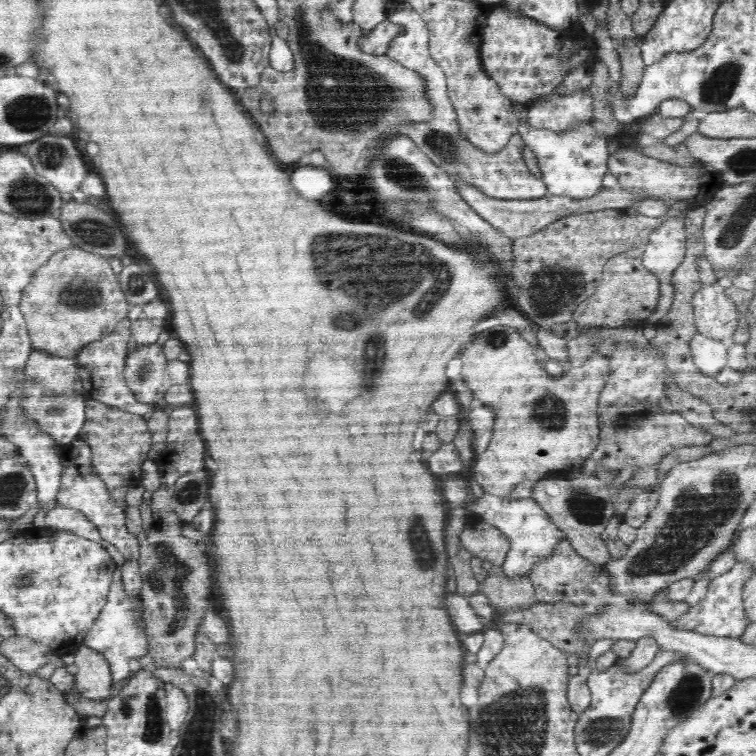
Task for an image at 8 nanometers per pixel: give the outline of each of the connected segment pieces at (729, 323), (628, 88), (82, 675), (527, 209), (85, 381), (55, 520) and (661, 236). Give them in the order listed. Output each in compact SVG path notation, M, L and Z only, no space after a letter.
M717 282L703 285L692 300L697 332L721 341L730 341L737 327L737 309Z
M632 41L615 45L621 64L620 94L622 97L631 97L640 86L645 68L640 47Z
M85 645L73 649L78 672L75 675L75 691L88 700L105 700L114 687L112 670L102 654Z
M455 182L456 188L460 197L464 202L477 212L484 220L487 220L492 226L498 228L503 234L514 241L516 238L531 236L540 230L544 230L550 223L555 223L556 220L568 215L577 215L592 211L606 210L606 209L626 209L630 208L636 202L648 200L650 197L642 197L634 195L627 191L615 189L602 188L596 196L592 198L576 199L568 196L545 195L541 198L531 200L501 200L484 195L479 188L466 182Z
M122 319L115 328L112 334L103 336L96 342L87 344L78 352L75 359L77 360L78 374L82 380L82 388L84 393L88 392L90 398L104 402L108 406L116 406L122 408L124 412L132 413L133 415L150 416L148 412L152 412L152 406L142 404L132 396L132 391L128 388L126 379L123 375L125 360L128 356L128 342L131 339L131 320Z
M56 506L46 514L45 526L57 531L70 531L94 542L102 542L101 534L95 524L83 512L72 508Z
M686 212L674 220L664 222L652 232L648 246L642 247L642 264L659 280L660 299L656 313L668 312L674 302L673 272L680 266L687 249L685 234Z

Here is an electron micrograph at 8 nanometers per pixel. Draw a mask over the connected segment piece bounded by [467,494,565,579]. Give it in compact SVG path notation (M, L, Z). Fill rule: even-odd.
M491 494L476 496L476 500L467 500L469 513L476 513L488 525L496 527L510 539L510 548L501 565L504 575L508 578L526 577L532 567L542 559L549 557L555 546L565 538L565 534L552 522L549 514L530 498L513 499L512 497L497 497Z

